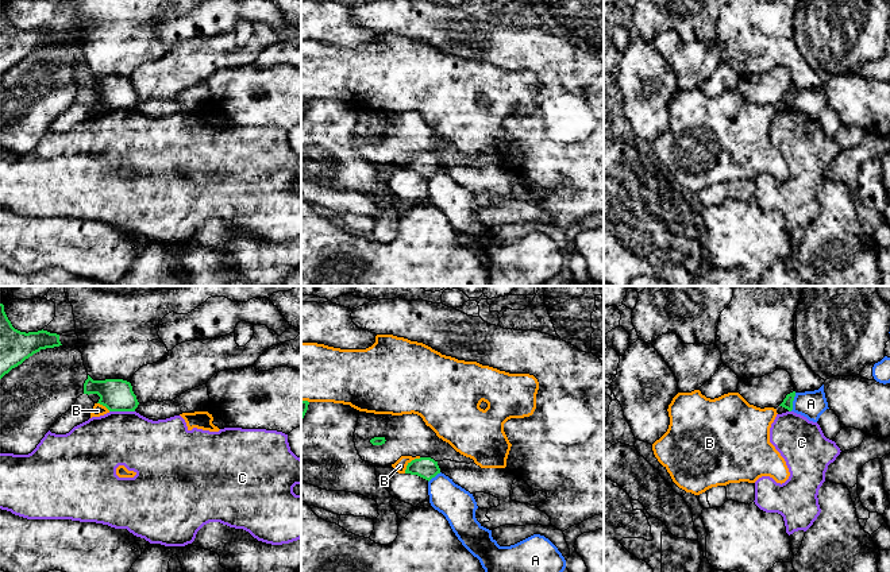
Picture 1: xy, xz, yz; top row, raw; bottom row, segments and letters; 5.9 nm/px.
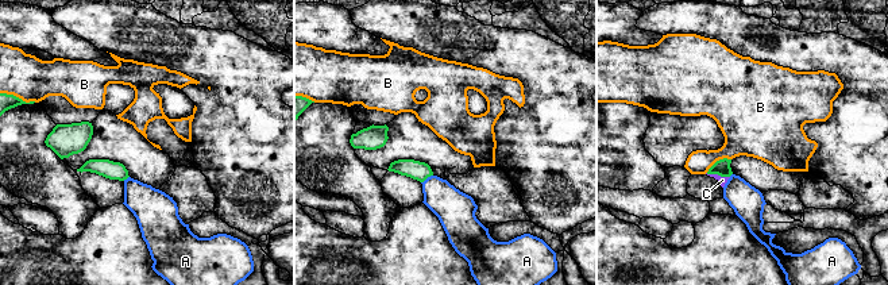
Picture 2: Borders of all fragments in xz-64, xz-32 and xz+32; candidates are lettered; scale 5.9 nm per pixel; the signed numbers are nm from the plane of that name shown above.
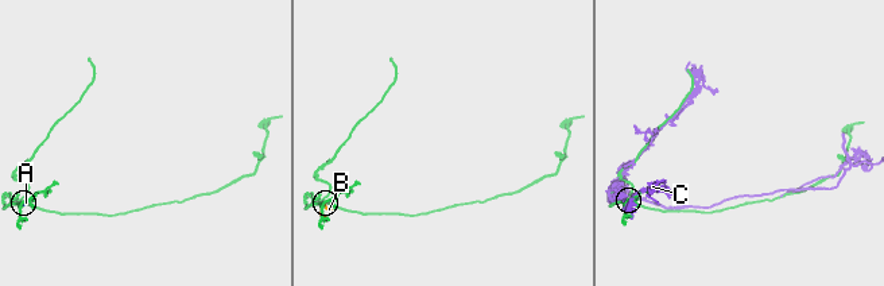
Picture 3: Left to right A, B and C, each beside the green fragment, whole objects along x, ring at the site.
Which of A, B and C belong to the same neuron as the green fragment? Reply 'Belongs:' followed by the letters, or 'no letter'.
Belongs: no letter

